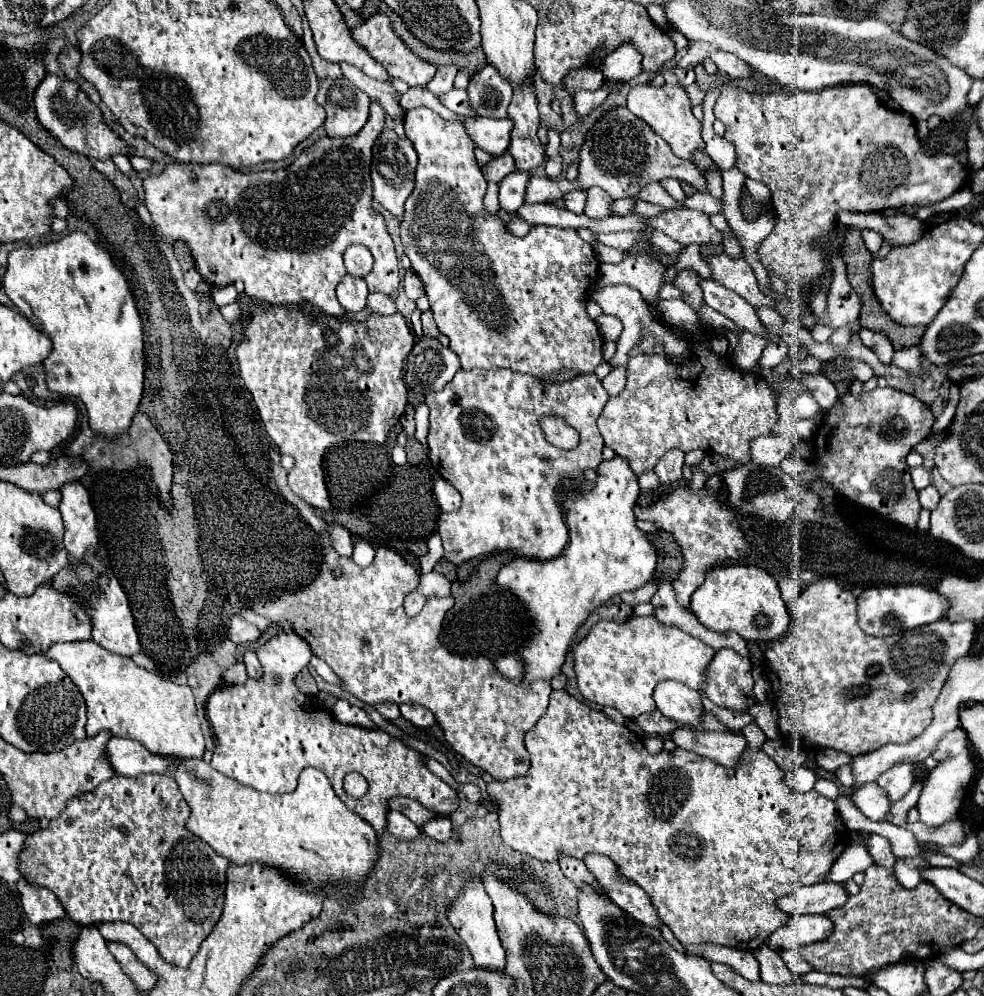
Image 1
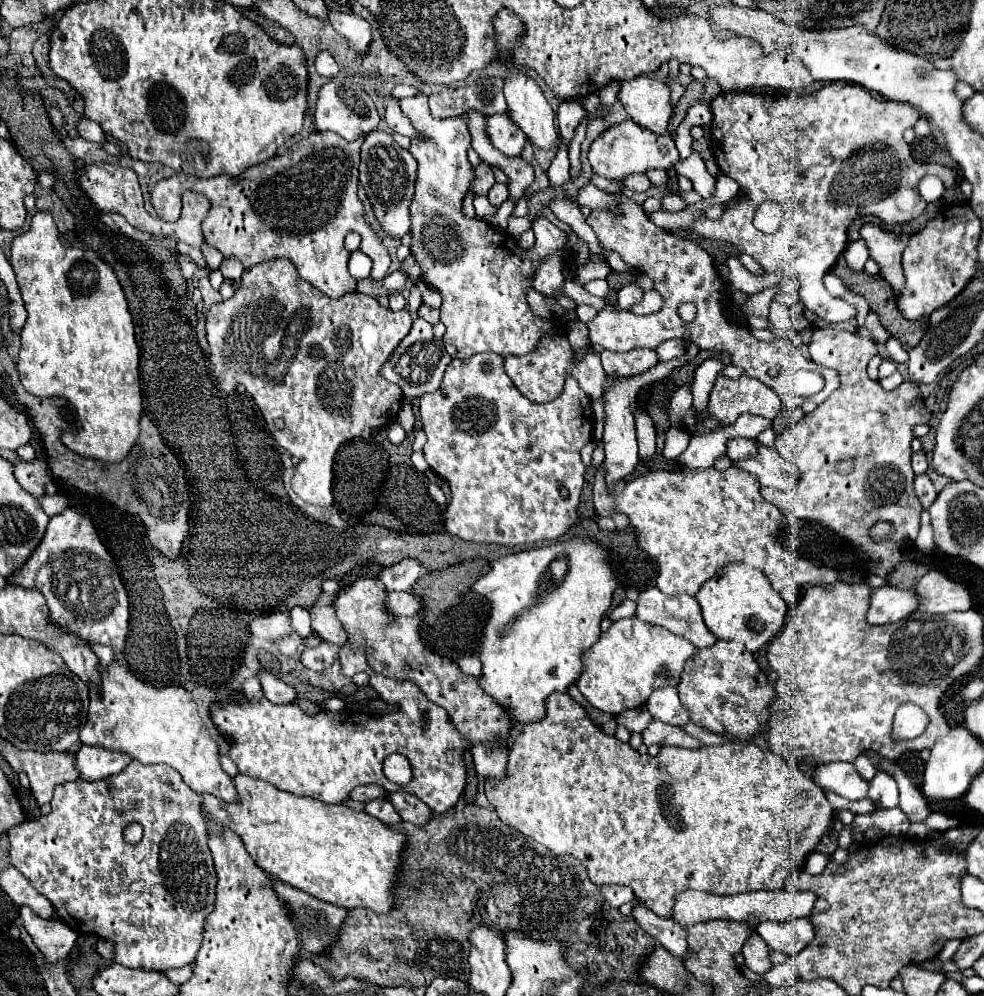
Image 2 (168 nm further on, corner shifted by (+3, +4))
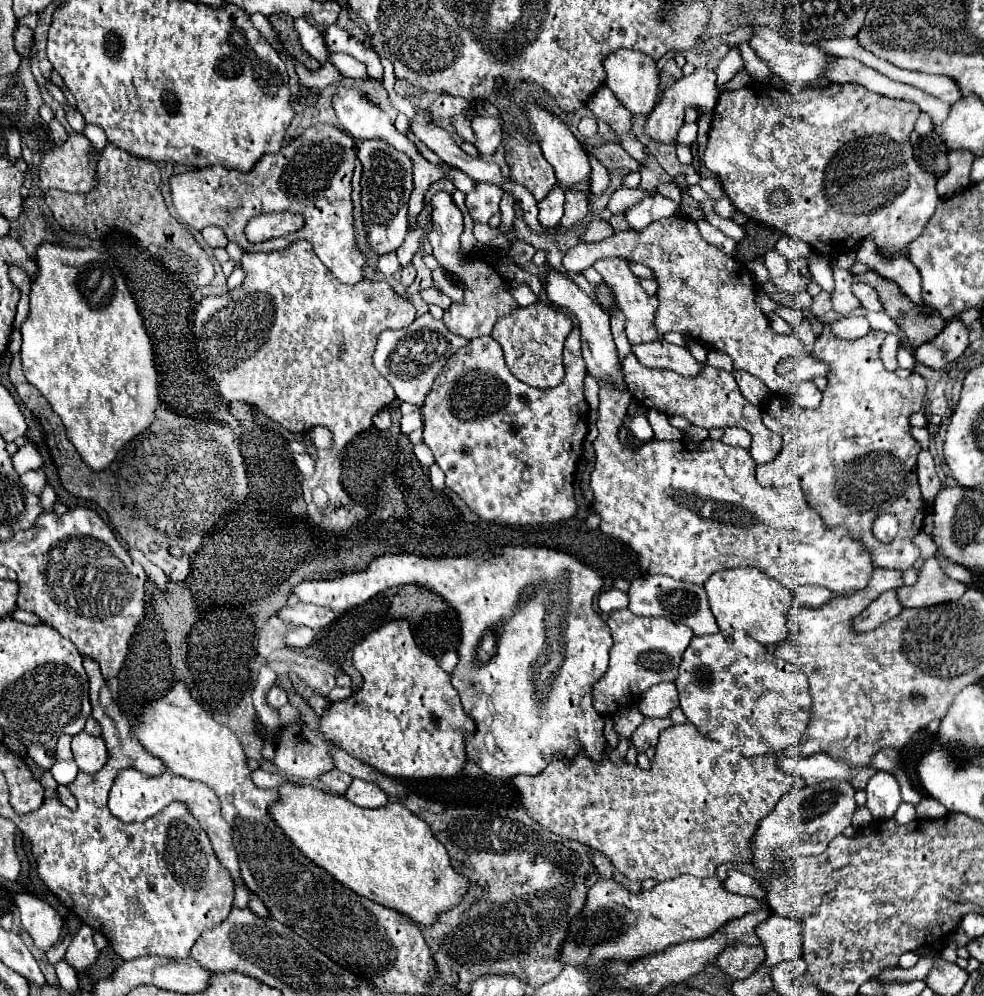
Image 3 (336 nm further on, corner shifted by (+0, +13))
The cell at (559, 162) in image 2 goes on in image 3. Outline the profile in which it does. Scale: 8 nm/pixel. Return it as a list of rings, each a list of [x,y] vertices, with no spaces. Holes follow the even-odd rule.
[[[556,182],[552,186],[552,190],[546,194],[546,198],[538,202],[538,210],[540,210],[538,220],[540,220],[540,224],[556,226],[560,222],[560,218],[562,218],[562,212],[564,212],[562,204],[564,204],[564,190]]]

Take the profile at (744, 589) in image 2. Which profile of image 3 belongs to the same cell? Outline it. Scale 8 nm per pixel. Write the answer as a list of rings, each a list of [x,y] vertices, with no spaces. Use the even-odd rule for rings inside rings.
[[[726,568],[712,574],[706,584],[710,610],[722,632],[744,630],[760,644],[768,646],[782,642],[788,634],[788,612],[792,606],[792,594],[780,582],[772,580],[758,568]]]

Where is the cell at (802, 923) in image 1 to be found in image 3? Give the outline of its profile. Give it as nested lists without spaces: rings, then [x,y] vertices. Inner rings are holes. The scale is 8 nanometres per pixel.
[[[770,914],[756,926],[756,934],[766,948],[766,966],[802,956],[802,920]]]

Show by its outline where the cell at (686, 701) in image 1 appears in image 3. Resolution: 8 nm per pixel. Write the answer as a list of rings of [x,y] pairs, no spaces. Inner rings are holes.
[[[660,682],[646,690],[638,702],[638,708],[648,718],[668,718],[678,708],[678,692],[674,682]]]

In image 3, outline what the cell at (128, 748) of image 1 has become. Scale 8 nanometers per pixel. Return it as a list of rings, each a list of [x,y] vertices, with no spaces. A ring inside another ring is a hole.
[[[82,731],[73,736],[71,741],[72,754],[82,772],[96,774],[108,762],[108,748],[101,737],[90,736]]]

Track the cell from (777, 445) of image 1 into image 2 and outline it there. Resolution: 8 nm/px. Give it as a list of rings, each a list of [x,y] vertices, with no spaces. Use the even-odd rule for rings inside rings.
[[[733,437],[727,441],[727,455],[733,461],[743,461],[743,459],[751,459],[757,455],[757,443],[753,439],[745,439],[745,437]]]

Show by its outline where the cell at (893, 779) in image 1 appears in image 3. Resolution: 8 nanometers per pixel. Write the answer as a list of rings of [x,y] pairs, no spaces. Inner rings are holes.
[[[876,772],[866,786],[868,802],[874,820],[890,820],[894,818],[902,798],[900,798],[900,786],[896,778],[888,772]]]

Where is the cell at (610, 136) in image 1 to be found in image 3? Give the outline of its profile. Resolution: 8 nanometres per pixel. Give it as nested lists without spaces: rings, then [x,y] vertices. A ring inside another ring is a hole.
[[[696,70],[692,76],[686,76],[686,78],[680,78],[674,86],[670,86],[662,100],[656,104],[656,108],[652,110],[652,114],[648,116],[646,124],[644,124],[644,134],[650,136],[654,142],[660,142],[660,144],[676,144],[676,136],[678,136],[678,130],[684,122],[684,110],[686,106],[698,106],[698,108],[708,108],[708,110],[714,110],[718,102],[718,90],[716,90],[716,74],[712,70]]]

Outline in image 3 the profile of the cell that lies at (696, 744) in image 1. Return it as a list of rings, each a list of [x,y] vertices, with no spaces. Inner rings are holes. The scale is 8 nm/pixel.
[[[646,718],[638,728],[636,732],[632,734],[632,744],[636,746],[638,752],[646,752],[650,746],[656,746],[658,744],[658,736],[662,730],[670,728],[672,726],[672,720],[670,718]]]

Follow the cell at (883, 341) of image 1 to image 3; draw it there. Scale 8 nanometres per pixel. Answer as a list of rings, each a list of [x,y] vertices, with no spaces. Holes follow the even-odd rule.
[[[854,282],[852,292],[854,292],[854,296],[860,300],[862,308],[866,308],[866,310],[870,310],[870,312],[882,312],[882,310],[884,310],[884,306],[880,304],[878,294],[876,294],[876,290],[874,290],[872,286],[862,284],[862,282]]]

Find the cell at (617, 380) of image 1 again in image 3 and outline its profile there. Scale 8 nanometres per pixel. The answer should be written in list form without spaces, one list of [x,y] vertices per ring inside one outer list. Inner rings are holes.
[[[666,340],[634,344],[632,354],[648,368],[668,368],[684,376],[696,376],[702,368],[702,364],[698,364],[686,348],[668,344]]]

